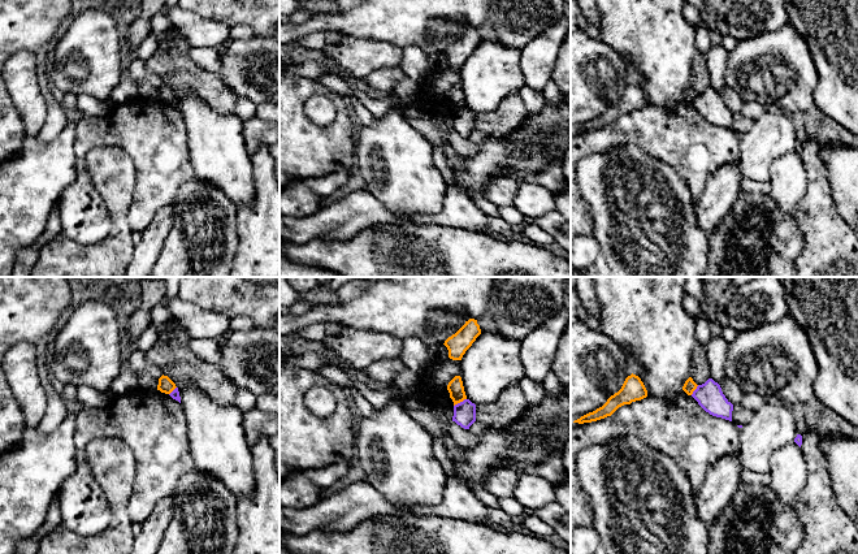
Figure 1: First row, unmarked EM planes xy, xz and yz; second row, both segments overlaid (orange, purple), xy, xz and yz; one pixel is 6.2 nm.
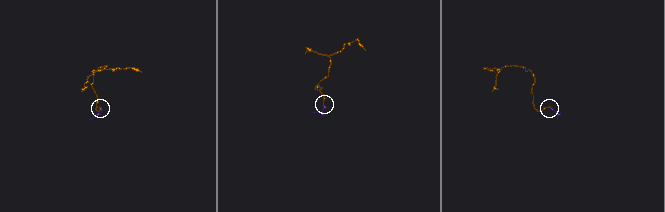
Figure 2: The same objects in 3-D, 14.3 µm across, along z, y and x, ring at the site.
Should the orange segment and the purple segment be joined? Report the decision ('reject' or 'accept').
reject

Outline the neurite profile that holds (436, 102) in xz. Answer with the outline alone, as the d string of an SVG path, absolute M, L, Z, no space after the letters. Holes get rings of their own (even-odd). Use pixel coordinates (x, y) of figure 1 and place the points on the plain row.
M448 66L445 70L430 72L428 77L433 79L433 91L424 94L419 88L419 94L412 104L428 116L436 113L454 114L447 94L455 85L460 85L460 69Z

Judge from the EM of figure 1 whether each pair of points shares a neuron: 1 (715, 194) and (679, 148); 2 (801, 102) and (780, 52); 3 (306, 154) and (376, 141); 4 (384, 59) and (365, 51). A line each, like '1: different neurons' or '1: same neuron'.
1: different neurons
2: same neuron
3: different neurons
4: same neuron

